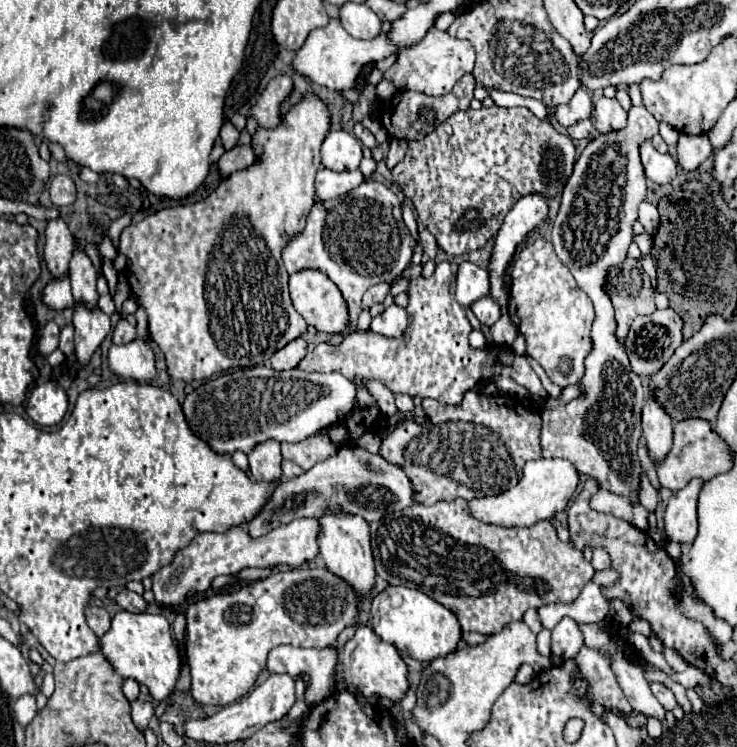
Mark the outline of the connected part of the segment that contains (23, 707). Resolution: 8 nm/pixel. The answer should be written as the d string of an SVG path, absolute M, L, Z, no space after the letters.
M26 694L26 696L20 696L14 704L14 712L16 712L16 718L22 726L30 724L32 718L36 716L36 696L34 694Z

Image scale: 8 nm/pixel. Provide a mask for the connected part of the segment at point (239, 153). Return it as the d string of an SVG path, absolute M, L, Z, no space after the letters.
M238 144L236 148L222 154L222 158L218 160L218 174L220 174L222 180L226 180L230 174L254 164L254 160L256 160L254 148Z

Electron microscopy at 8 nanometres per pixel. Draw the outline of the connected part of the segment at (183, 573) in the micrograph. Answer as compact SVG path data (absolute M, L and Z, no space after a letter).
M298 518L286 526L278 526L270 534L262 538L250 538L244 526L228 528L226 532L204 532L198 534L186 548L182 548L176 558L160 568L154 576L154 596L156 602L162 606L176 606L182 600L188 600L190 596L198 592L206 592L210 588L210 582L224 574L236 574L242 568L268 568L268 566L280 566L286 564L290 568L298 568L304 562L310 562L318 554L318 534L320 524L316 518Z

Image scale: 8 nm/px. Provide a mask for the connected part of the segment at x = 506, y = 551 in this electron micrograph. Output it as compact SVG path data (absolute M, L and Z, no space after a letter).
M466 500L436 502L432 506L412 504L404 512L392 512L378 522L370 524L372 552L376 572L392 586L406 586L424 592L436 602L444 604L456 614L464 632L496 634L506 624L522 620L528 608L540 608L544 604L574 602L586 582L594 576L594 568L584 560L582 552L570 544L560 542L556 528L550 520L542 520L530 528L502 528L494 524L482 524L466 510Z

